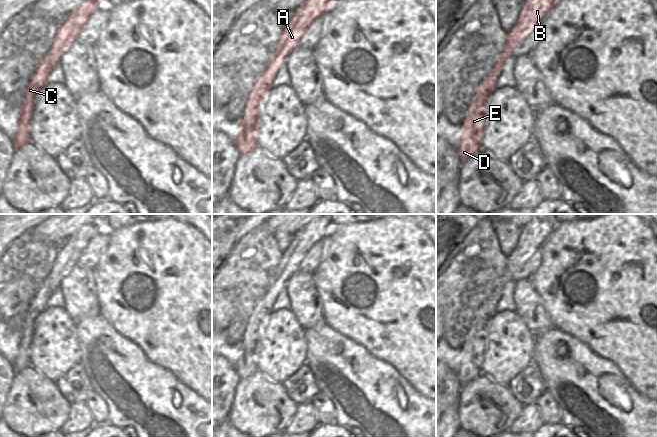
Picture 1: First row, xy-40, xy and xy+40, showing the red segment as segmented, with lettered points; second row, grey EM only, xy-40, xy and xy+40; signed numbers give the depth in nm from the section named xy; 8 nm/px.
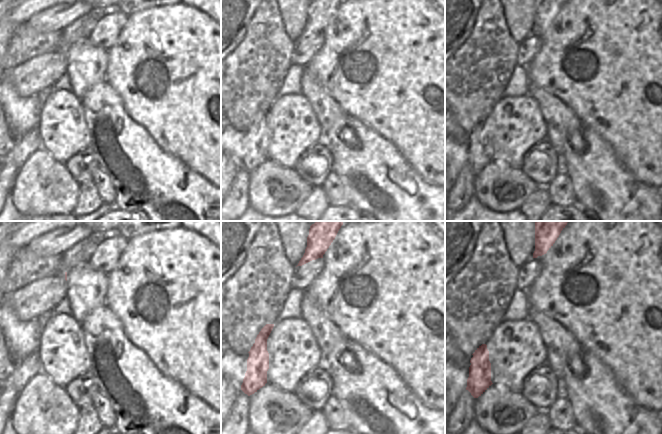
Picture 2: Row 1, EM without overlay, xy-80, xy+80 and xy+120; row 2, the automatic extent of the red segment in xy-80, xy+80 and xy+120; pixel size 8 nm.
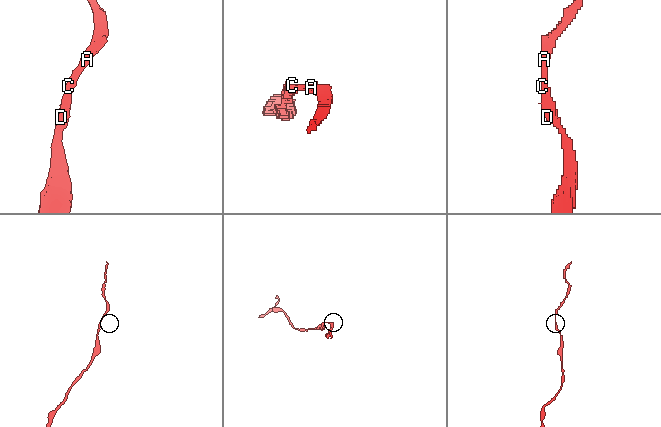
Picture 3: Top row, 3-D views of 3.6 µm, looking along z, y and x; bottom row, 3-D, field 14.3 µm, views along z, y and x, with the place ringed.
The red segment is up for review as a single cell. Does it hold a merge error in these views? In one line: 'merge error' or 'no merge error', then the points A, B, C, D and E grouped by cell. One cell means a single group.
no merge error; A B C D E

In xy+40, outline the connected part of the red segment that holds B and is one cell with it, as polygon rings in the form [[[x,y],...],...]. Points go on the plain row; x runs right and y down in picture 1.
[[[540,214],[522,227],[520,238],[514,250],[506,257],[506,268],[496,282],[492,294],[478,309],[464,342],[462,362],[458,380],[462,385],[475,379],[482,373],[482,360],[486,350],[486,330],[490,320],[496,314],[496,306],[504,286],[512,281],[527,257],[532,255],[546,241],[556,226],[554,214]]]

